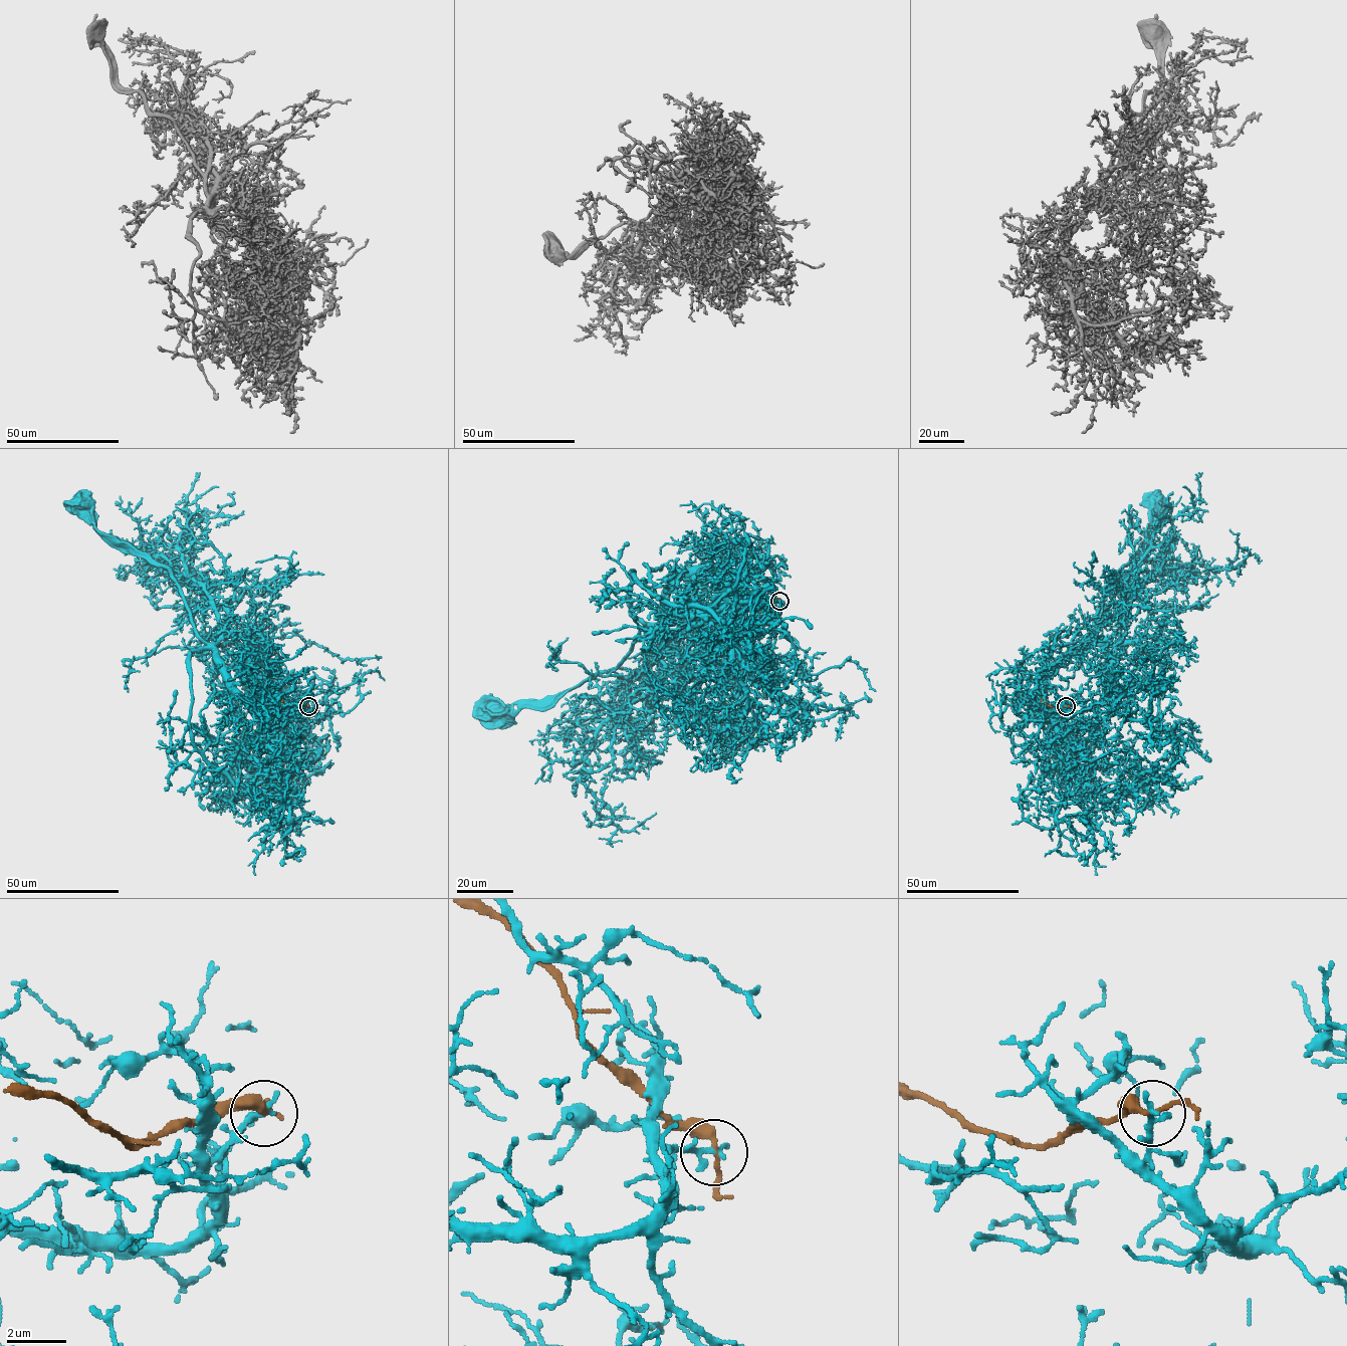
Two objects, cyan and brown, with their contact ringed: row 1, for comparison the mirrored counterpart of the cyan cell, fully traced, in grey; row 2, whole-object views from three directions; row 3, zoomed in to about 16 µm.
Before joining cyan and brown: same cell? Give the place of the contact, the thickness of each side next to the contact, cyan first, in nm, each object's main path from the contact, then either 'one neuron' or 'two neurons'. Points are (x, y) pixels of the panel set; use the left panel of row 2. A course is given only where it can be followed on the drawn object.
(308, 706) | 260/220 nm | cyan via (308, 707), (281, 698), (271, 707), (255, 708), (197, 632), (173, 575), (101, 534), (79, 500) | brown via (308, 706), (298, 709), (282, 698) | two neurons

